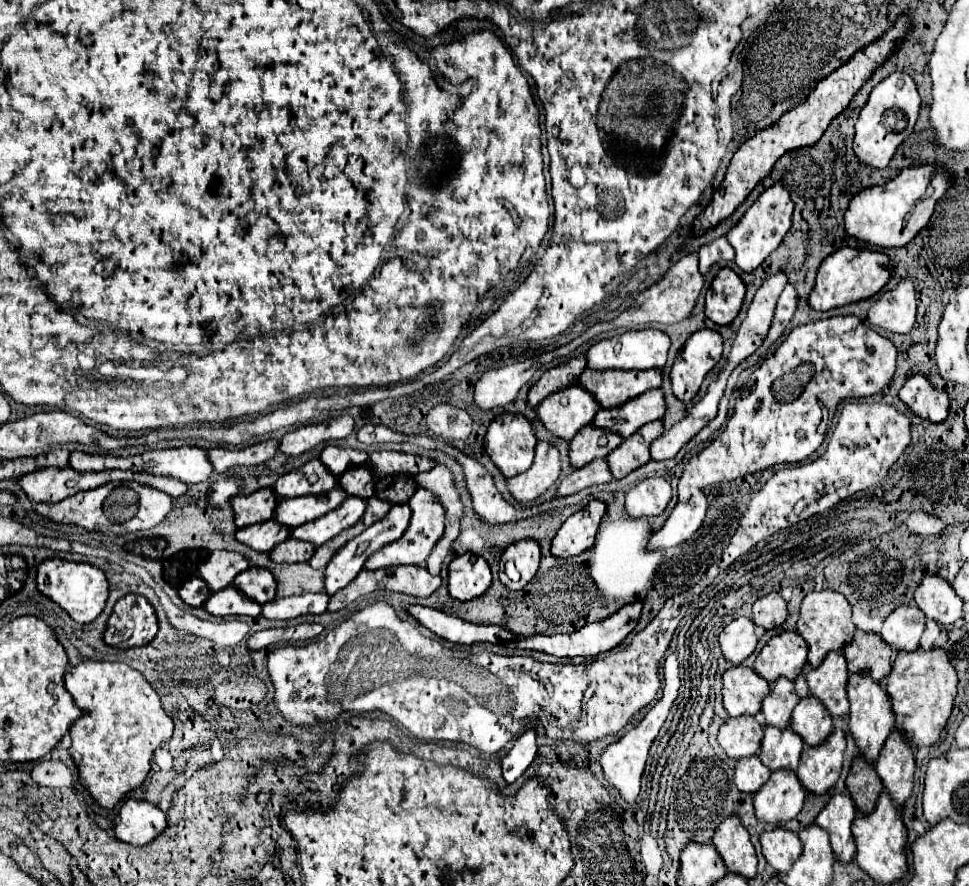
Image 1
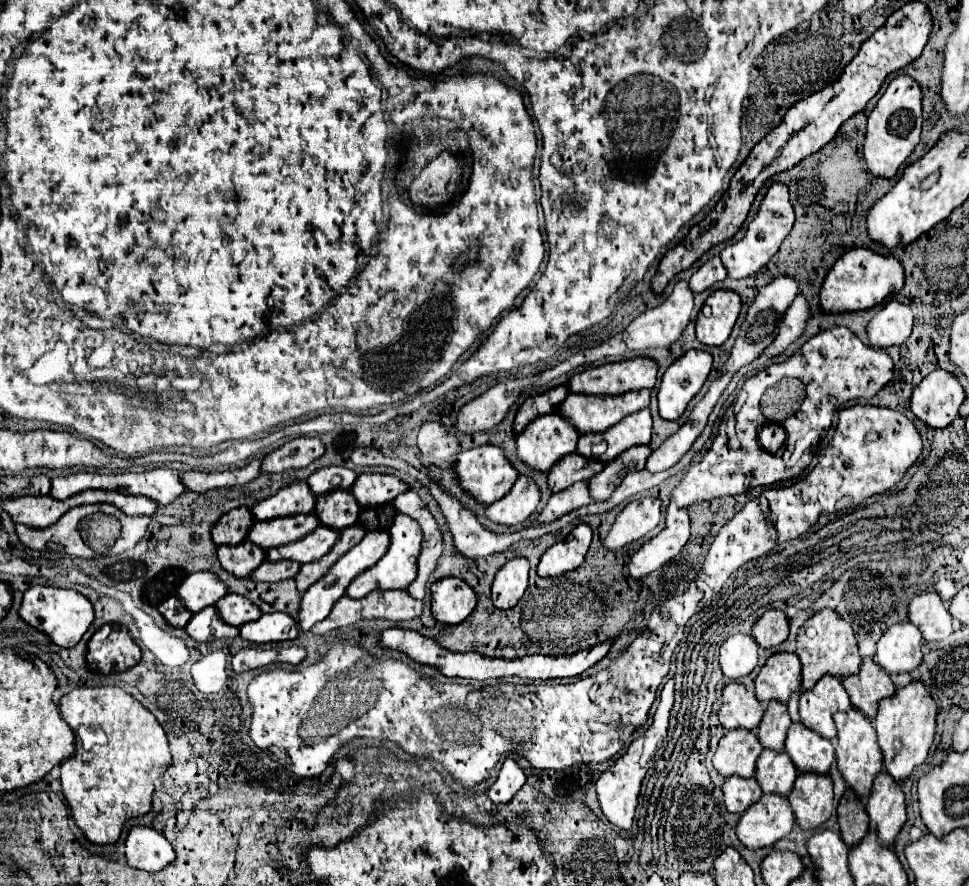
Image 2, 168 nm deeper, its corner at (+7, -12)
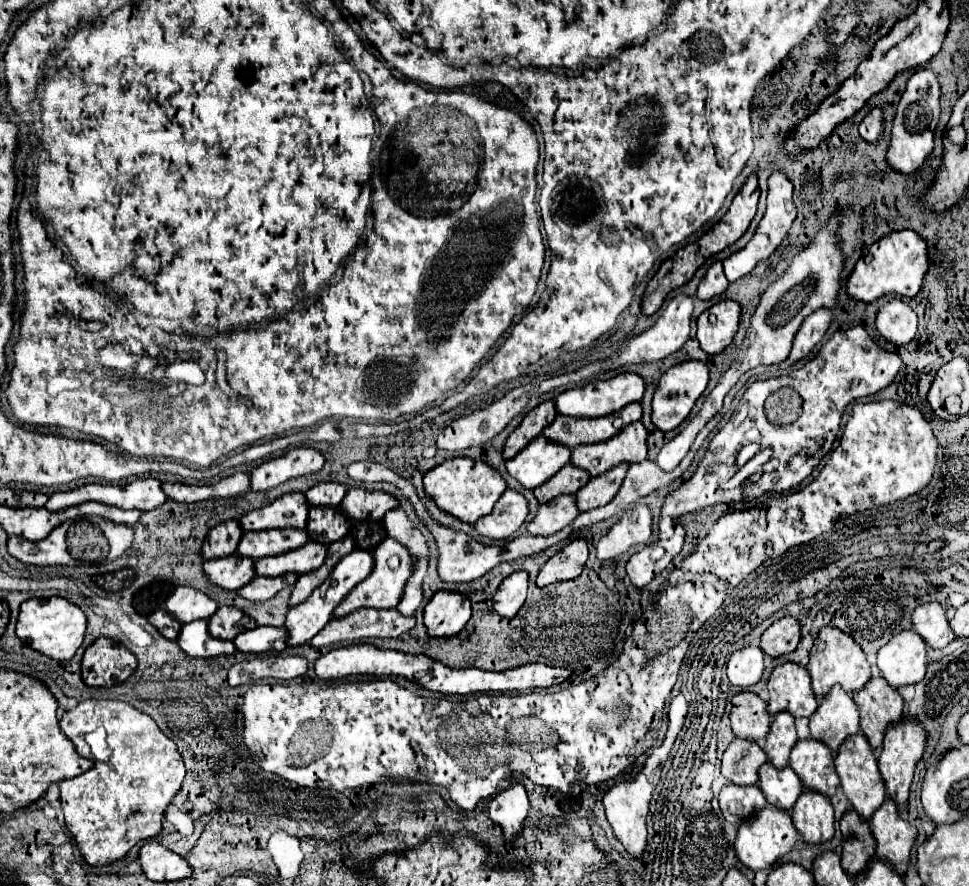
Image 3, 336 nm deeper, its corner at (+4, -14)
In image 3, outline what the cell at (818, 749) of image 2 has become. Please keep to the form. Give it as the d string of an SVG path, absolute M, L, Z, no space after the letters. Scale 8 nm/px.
M799 740L791 752L789 766L795 770L807 790L823 796L833 796L839 786L839 776L833 764L833 754L817 740Z

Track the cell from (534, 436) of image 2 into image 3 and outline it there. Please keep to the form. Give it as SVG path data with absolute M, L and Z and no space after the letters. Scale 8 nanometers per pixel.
M537 436L505 466L507 472L521 482L523 488L533 490L553 478L569 462L569 458L571 452L567 452L567 448L555 448L555 444L547 444L543 436Z

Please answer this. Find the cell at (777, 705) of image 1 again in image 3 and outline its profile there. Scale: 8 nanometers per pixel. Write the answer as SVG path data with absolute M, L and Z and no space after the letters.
M779 712L773 718L771 730L765 738L765 754L769 756L769 762L775 768L785 768L789 764L789 754L791 748L797 742L797 734L795 734L795 718L789 712Z

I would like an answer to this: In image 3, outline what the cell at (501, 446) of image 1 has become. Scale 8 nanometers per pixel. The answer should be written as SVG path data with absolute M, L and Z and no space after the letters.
M451 458L443 464L427 470L423 474L425 494L447 514L455 516L461 522L475 524L481 516L491 512L495 500L505 492L505 480L493 468L487 468L481 460L471 458Z

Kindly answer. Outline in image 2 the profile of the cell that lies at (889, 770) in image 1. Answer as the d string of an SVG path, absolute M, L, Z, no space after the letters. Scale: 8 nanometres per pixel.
M880 770L874 778L872 790L866 798L866 812L878 832L880 844L892 846L906 822L906 804L900 784L890 778L886 770Z

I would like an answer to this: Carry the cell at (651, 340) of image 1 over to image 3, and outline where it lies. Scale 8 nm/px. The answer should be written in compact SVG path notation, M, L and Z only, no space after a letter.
M619 374L609 380L595 380L583 388L567 390L555 398L555 408L557 414L571 416L571 418L601 418L619 412L631 402L639 402L645 390L645 382L639 374Z

